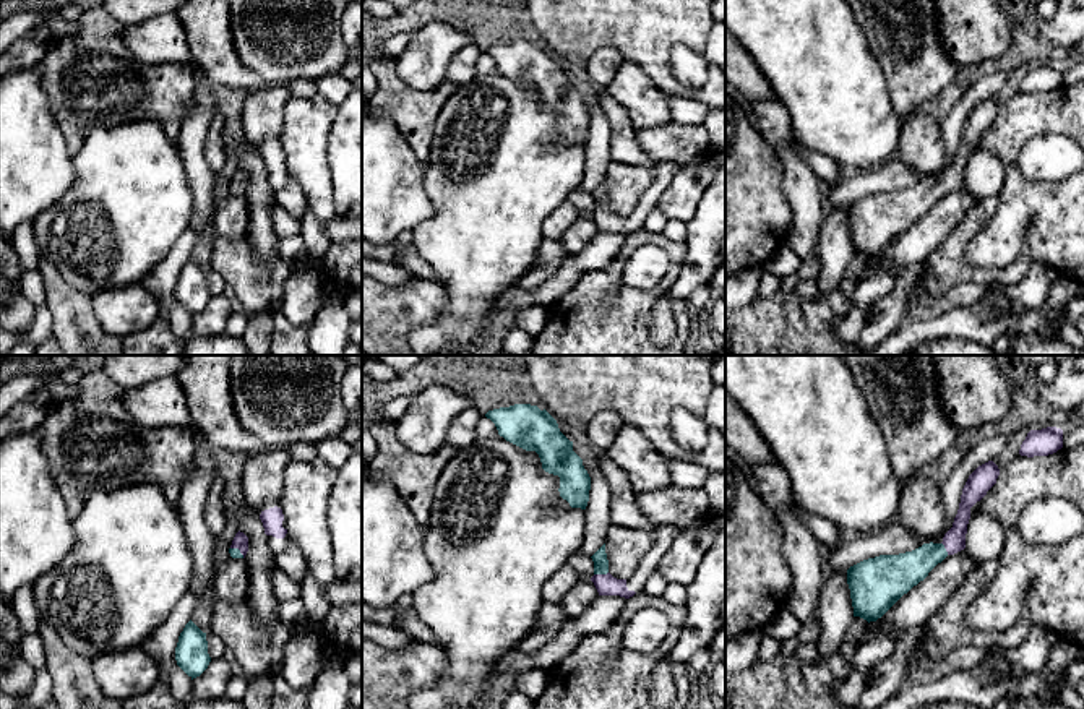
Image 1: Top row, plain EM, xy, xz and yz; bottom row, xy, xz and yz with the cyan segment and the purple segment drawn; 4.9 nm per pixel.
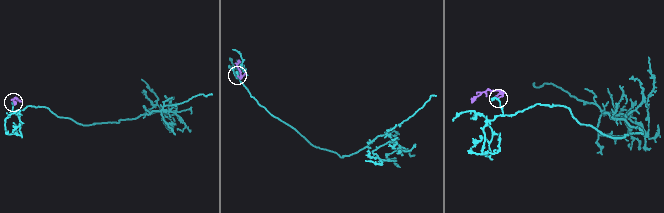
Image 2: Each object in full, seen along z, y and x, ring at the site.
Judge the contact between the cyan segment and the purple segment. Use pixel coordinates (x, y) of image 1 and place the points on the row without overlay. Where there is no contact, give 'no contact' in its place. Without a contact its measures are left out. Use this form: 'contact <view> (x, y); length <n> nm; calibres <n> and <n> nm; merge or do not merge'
contact xz (601, 210); length 70 nm; calibres 80 and 110 nm; merge

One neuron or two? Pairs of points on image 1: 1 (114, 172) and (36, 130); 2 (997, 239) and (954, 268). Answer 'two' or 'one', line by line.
1: two
2: two

